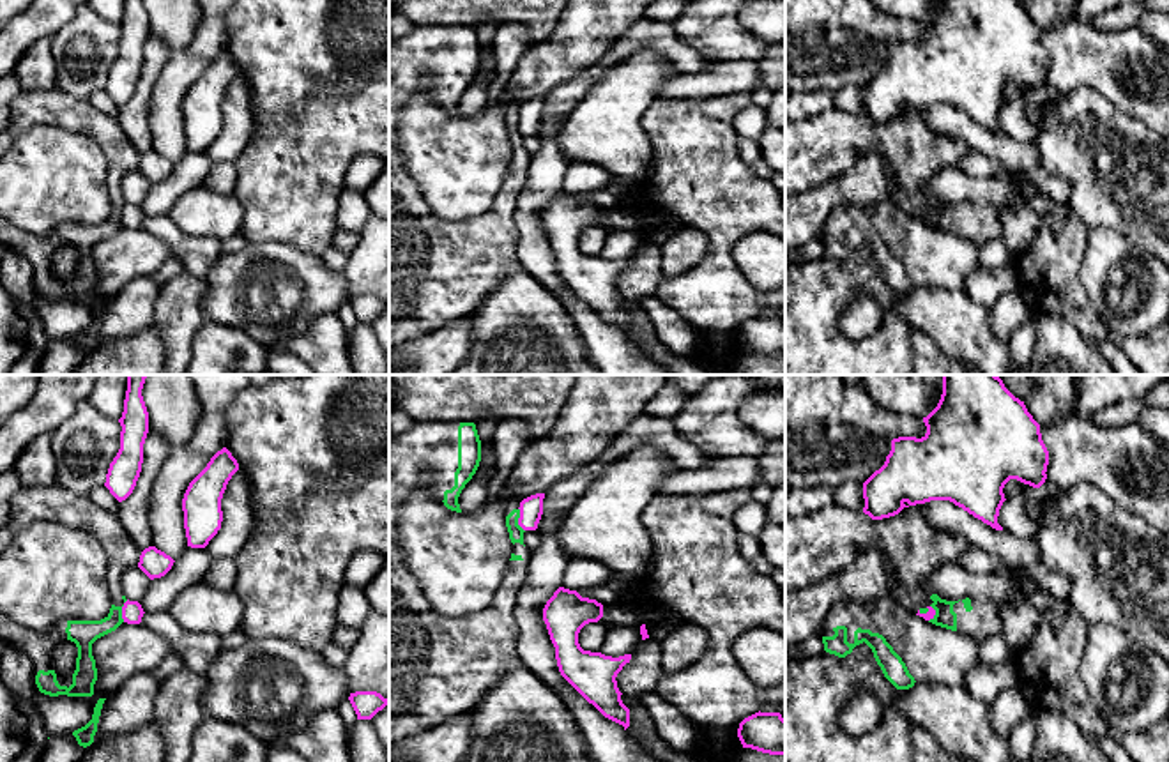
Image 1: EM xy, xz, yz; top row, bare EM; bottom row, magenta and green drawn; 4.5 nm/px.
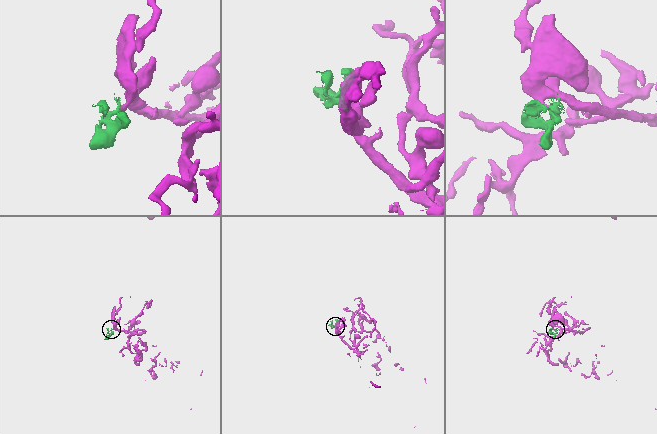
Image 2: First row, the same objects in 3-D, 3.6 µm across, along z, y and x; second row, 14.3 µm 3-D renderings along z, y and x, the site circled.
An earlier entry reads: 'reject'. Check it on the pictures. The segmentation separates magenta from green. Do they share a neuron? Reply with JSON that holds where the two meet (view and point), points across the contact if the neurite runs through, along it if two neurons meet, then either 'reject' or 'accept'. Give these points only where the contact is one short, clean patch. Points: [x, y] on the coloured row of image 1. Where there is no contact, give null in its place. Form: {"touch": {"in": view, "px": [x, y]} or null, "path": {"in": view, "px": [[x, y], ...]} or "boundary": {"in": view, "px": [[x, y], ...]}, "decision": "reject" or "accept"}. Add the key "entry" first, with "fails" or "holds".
{"entry": "holds", "touch": {"in": "xz", "px": [519, 520]}, "boundary": {"in": "xz", "px": [[519, 508], [519, 525], [524, 531]]}, "decision": "reject"}

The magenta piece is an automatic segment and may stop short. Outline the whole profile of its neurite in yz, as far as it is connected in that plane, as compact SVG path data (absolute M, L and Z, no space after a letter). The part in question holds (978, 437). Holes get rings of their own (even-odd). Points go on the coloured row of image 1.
M941 375L943 394L937 407L923 417L927 433L921 438L898 437L891 440L891 451L884 465L863 483L863 513L872 520L898 514L904 507L930 500L950 500L974 518L1003 530L997 523L1003 506L1003 488L1010 479L1017 479L1033 488L1040 488L1047 479L1049 451L1042 440L1040 424L1028 412L1024 401L1015 398L997 375Z

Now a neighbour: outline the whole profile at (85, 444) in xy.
M81 400L73 415L51 433L57 484L80 497L104 486L110 463L120 449L120 431L117 419Z

